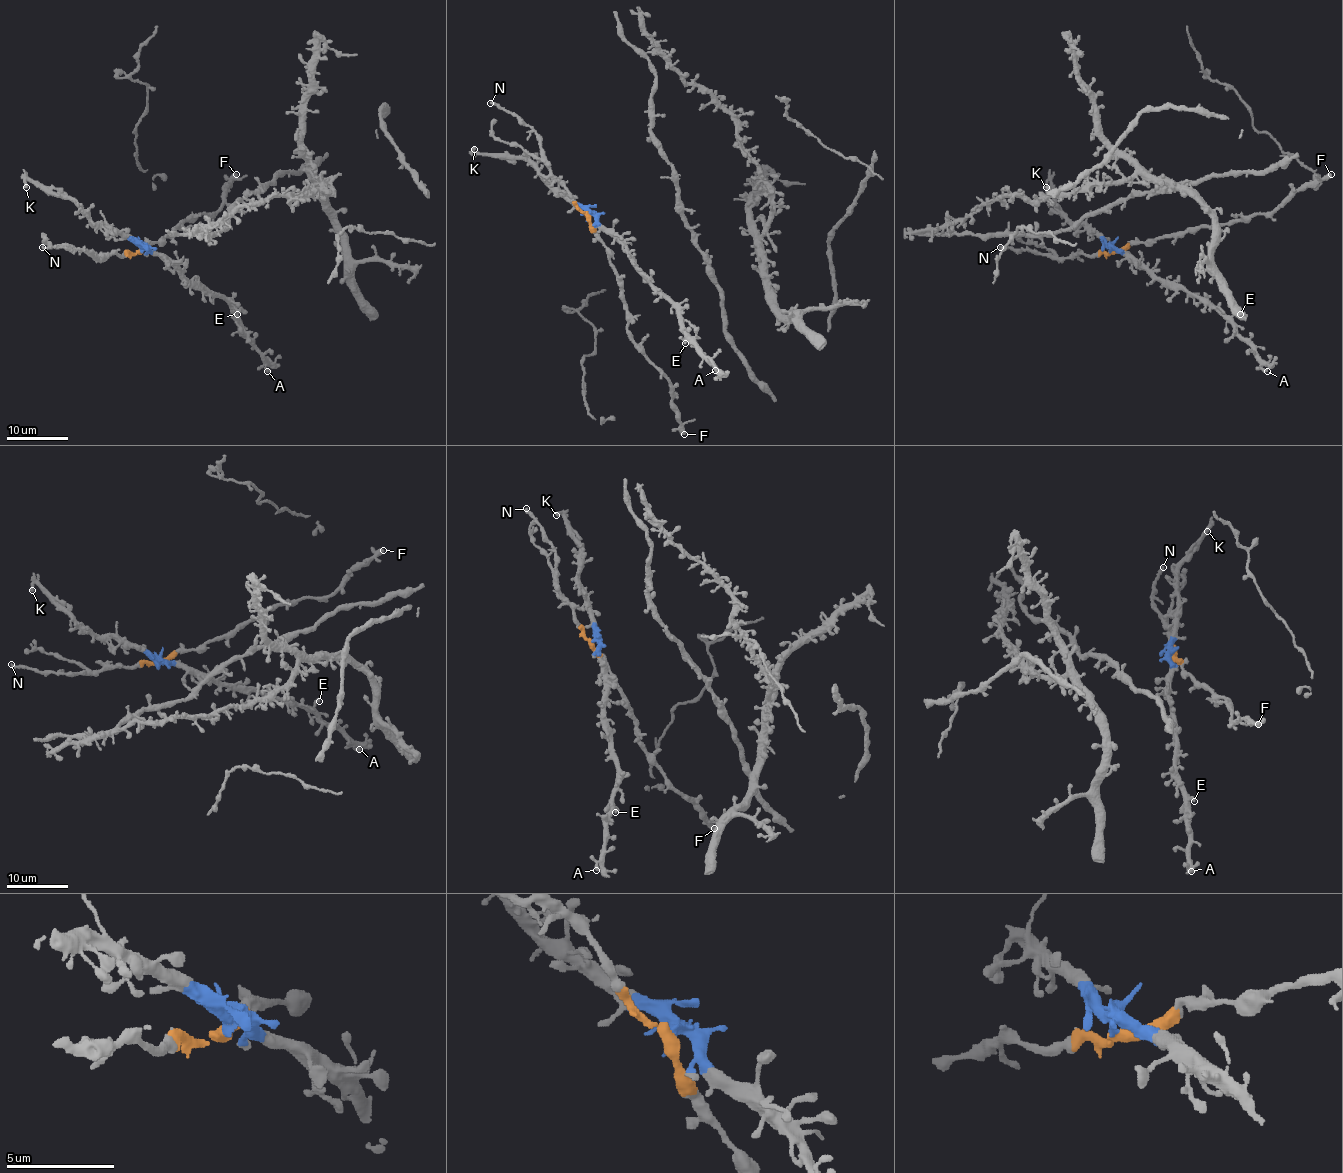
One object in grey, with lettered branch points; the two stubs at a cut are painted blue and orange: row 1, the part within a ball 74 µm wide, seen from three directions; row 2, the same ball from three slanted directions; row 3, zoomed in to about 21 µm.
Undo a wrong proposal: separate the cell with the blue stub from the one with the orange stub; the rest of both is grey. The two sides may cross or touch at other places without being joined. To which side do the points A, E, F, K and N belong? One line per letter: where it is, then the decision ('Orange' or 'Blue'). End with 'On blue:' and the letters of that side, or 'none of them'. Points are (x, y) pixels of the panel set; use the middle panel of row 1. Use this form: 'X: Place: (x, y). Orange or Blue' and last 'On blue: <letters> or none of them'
A: Place: (715, 370). Blue
E: Place: (685, 343). Blue
F: Place: (684, 434). Orange
K: Place: (474, 149). Blue
N: Place: (490, 103). Orange
On blue: A, E, K

